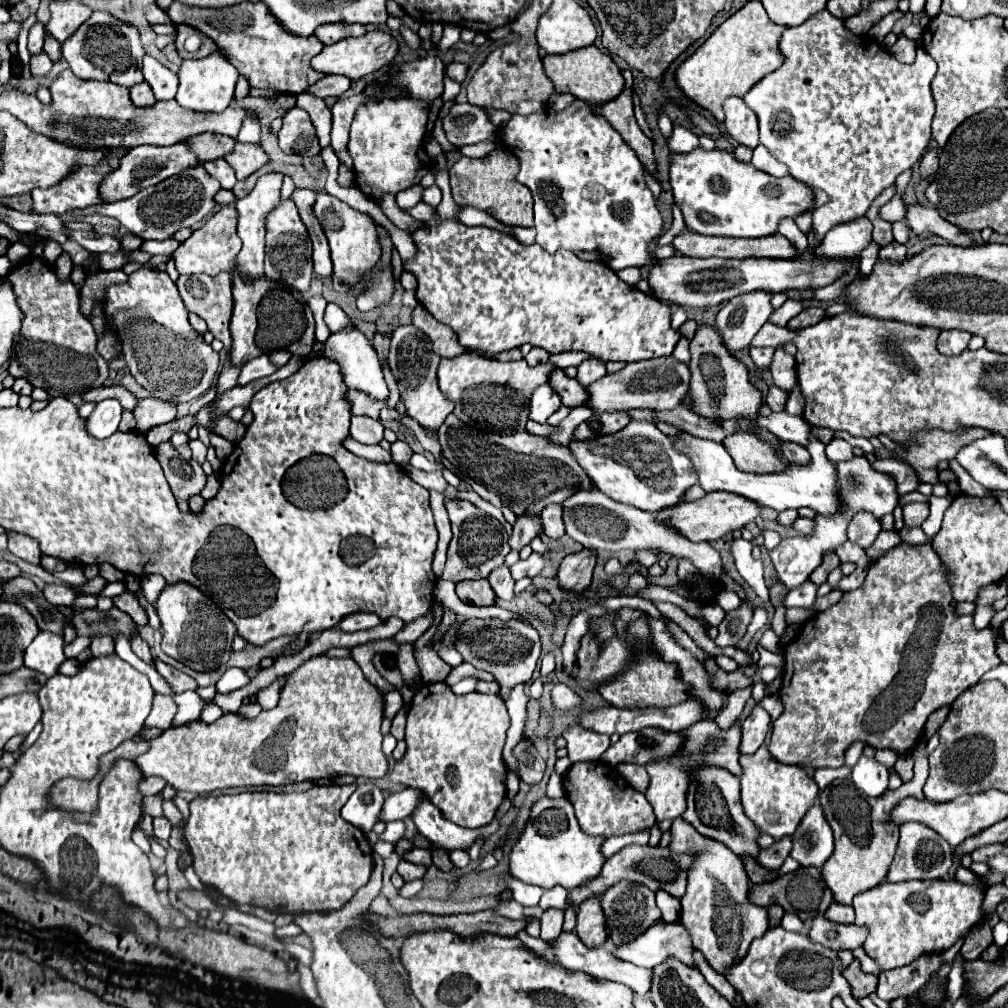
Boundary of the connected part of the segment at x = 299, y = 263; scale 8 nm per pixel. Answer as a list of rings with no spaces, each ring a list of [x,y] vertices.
[[[284,200],[266,216],[266,276],[300,292],[308,292],[312,272],[312,242],[306,226],[298,216],[296,204],[292,200]]]

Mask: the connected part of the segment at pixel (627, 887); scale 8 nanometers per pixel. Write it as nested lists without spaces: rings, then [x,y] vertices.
[[[618,882],[616,886],[612,886],[612,890],[608,890],[602,896],[602,912],[606,918],[606,930],[608,930],[608,938],[620,946],[624,942],[634,940],[636,936],[644,934],[650,926],[654,926],[656,922],[662,920],[662,914],[656,906],[654,900],[654,892],[650,888],[646,888],[644,884],[636,884],[636,882]]]

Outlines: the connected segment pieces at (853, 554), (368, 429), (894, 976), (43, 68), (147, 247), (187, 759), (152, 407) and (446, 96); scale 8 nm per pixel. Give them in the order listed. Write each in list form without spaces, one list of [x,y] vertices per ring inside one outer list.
[[[846,540],[844,544],[840,544],[840,546],[838,546],[834,552],[838,554],[840,562],[854,562],[854,564],[856,564],[856,566],[860,566],[860,568],[868,566],[866,552],[864,552],[860,546],[856,546],[856,544],[848,542],[848,540]]]
[[[352,416],[350,436],[354,440],[358,440],[360,444],[370,444],[372,446],[372,444],[378,444],[384,438],[384,426],[374,418]]]
[[[960,939],[944,954],[928,954],[908,966],[880,972],[880,982],[878,982],[878,990],[876,990],[878,996],[882,1000],[890,1002],[900,996],[906,998],[906,996],[916,994],[916,990],[920,990],[920,986],[926,986],[930,982],[932,974],[938,972],[942,964],[950,964],[950,966],[954,964],[956,954],[963,943],[964,939]]]
[[[38,54],[38,56],[32,56],[30,68],[32,68],[34,76],[42,76],[52,68],[52,62],[50,62],[50,58],[46,54]]]
[[[164,240],[164,242],[142,242],[140,250],[142,252],[150,252],[150,254],[172,254],[178,248],[176,240]]]
[[[322,654],[288,674],[276,708],[260,712],[254,720],[242,718],[240,714],[224,714],[214,724],[194,720],[184,726],[172,726],[150,740],[150,748],[136,758],[136,764],[144,776],[160,776],[174,790],[190,792],[212,792],[230,786],[280,786],[336,778],[340,774],[384,778],[388,774],[388,760],[382,754],[382,716],[384,696],[368,682],[360,666],[352,658],[330,658]]]
[[[144,398],[144,400],[138,400],[134,408],[134,418],[138,422],[138,430],[148,432],[154,426],[176,420],[176,404],[170,404],[158,398]]]
[[[447,65],[444,66],[444,91],[441,96],[444,103],[451,99],[455,99],[461,88],[460,83],[457,83],[446,76],[446,67]]]

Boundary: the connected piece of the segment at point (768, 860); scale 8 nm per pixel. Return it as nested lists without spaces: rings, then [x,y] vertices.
[[[782,838],[782,840],[774,842],[770,848],[760,850],[760,854],[756,856],[756,862],[760,866],[764,866],[766,870],[778,870],[782,866],[782,862],[786,860],[786,856],[790,854],[790,848],[792,848],[792,840]]]

